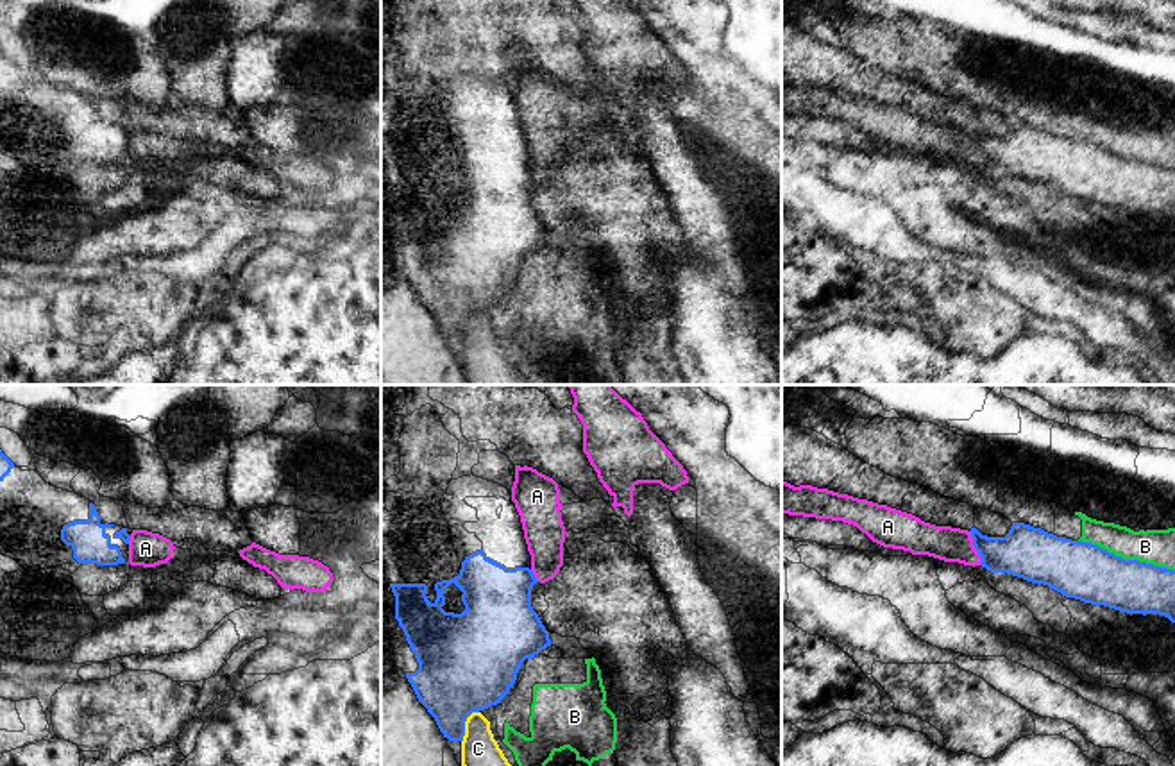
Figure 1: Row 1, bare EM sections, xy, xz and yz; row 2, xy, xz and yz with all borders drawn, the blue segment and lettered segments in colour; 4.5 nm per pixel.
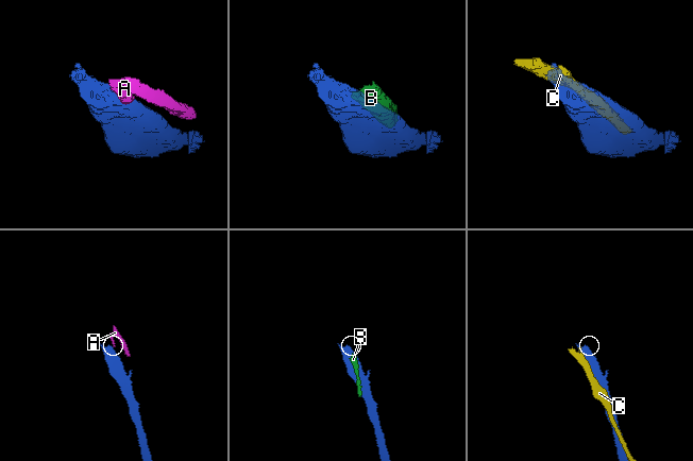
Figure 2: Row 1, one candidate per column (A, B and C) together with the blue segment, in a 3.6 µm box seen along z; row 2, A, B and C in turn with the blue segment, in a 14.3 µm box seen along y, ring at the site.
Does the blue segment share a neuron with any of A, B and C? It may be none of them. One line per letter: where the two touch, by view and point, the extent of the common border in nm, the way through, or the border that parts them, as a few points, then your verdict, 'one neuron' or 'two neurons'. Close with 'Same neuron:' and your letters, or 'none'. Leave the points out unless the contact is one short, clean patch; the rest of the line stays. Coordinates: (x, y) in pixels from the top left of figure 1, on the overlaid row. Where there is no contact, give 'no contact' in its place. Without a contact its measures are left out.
A: yz (975, 548) | 160 nm | two neurons
B: yz (1127, 561) | 460 nm | two neurons
C: xz (464, 725) | 160 nm | two neurons
Same neuron: none

